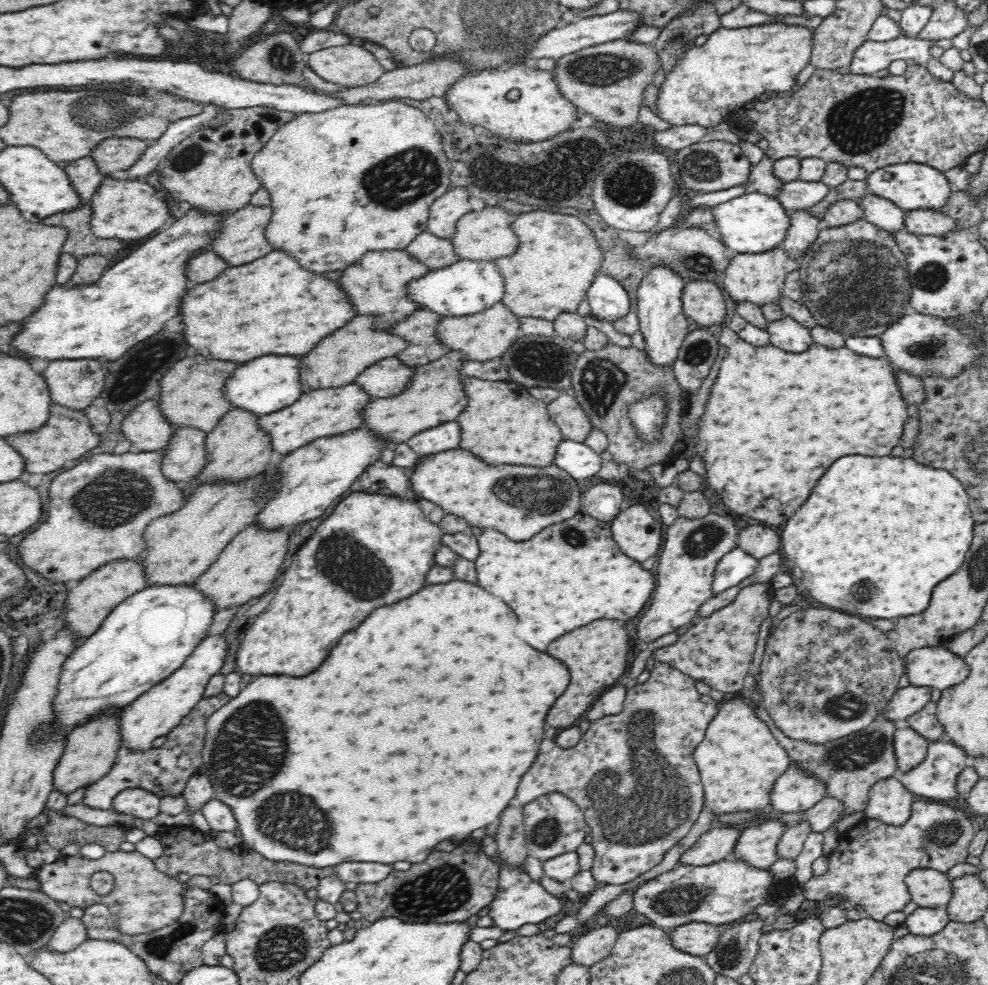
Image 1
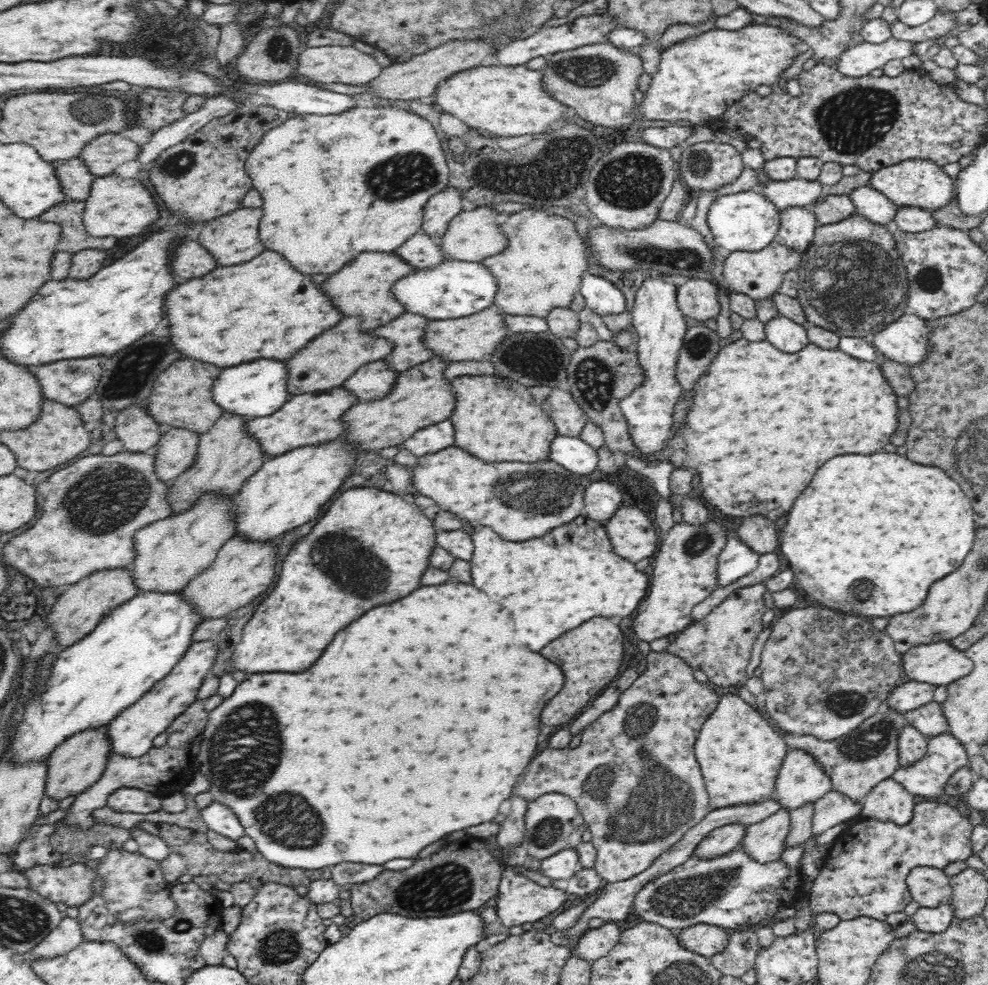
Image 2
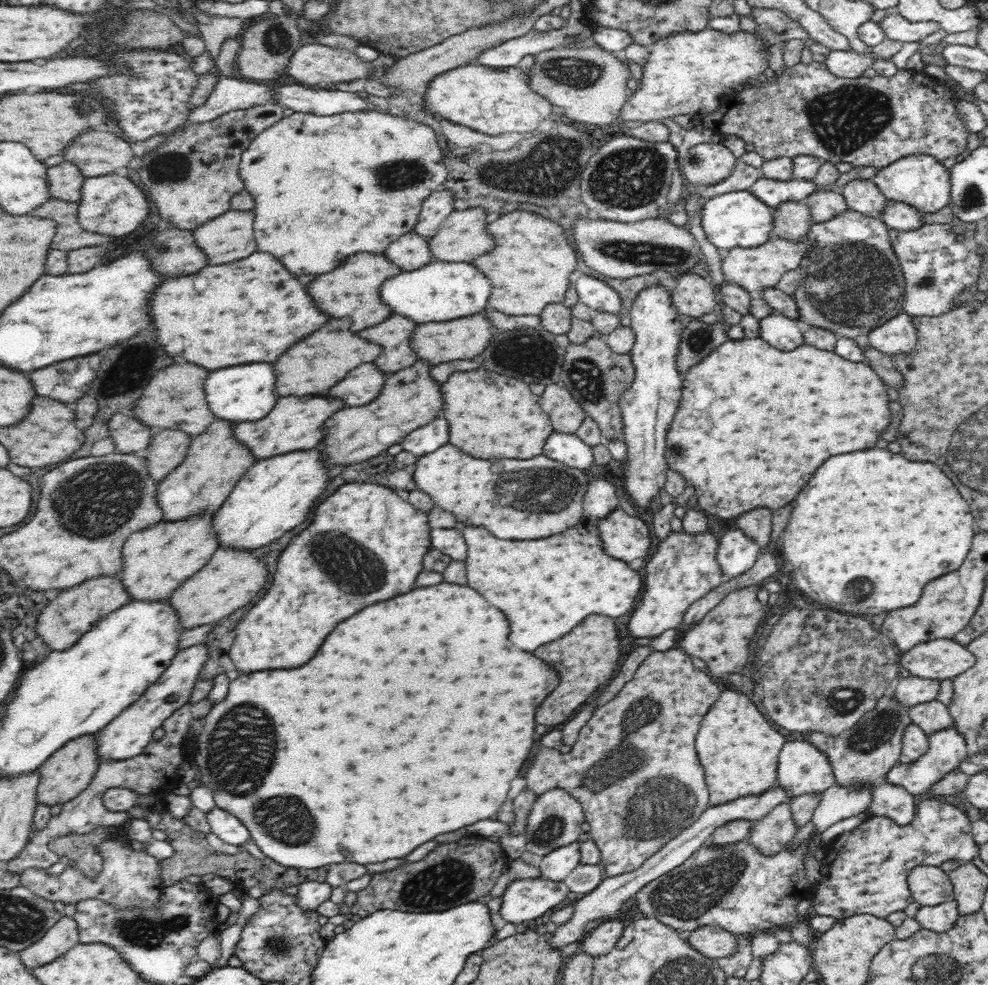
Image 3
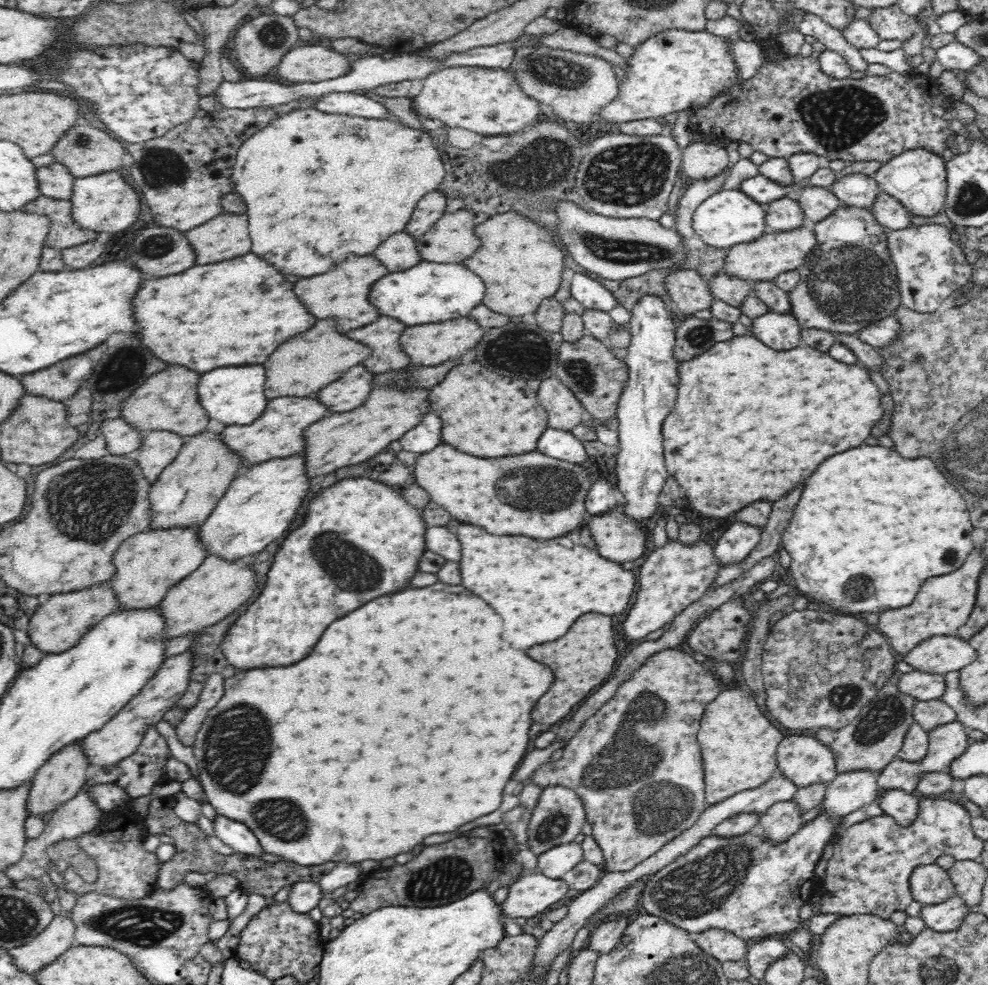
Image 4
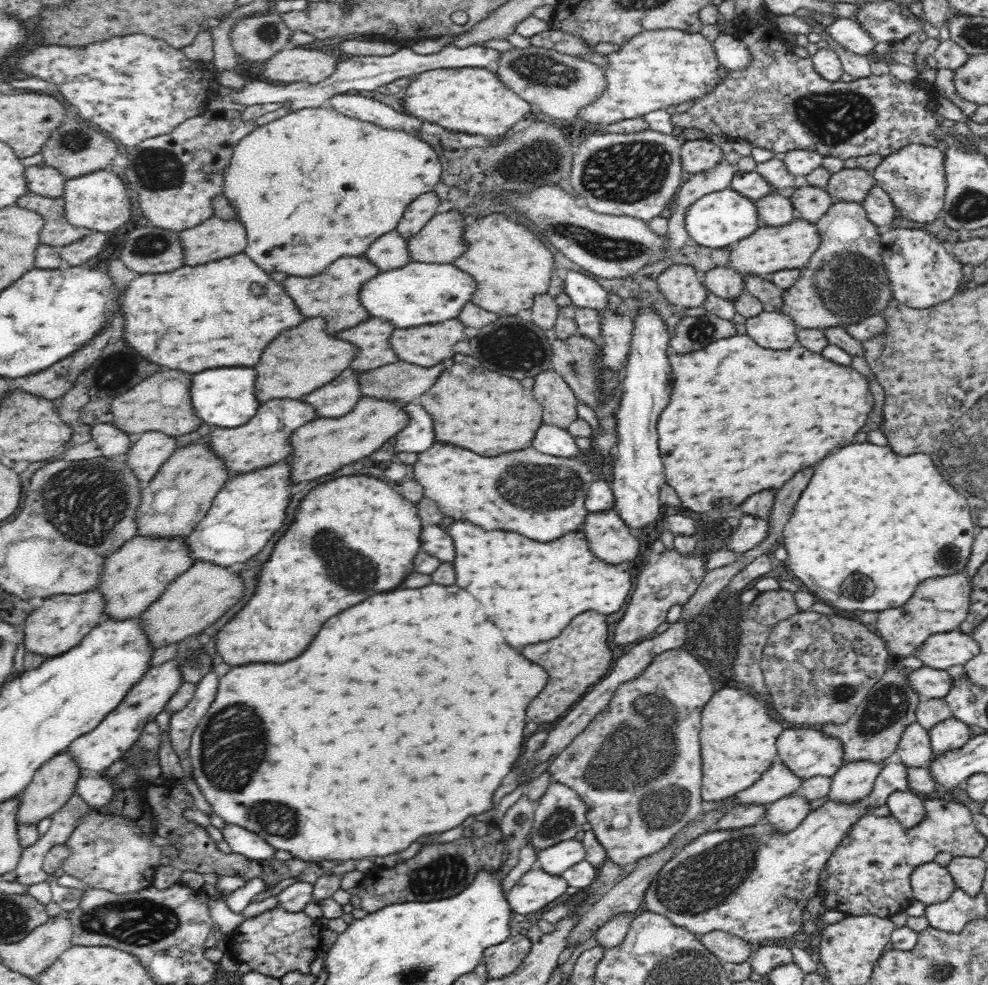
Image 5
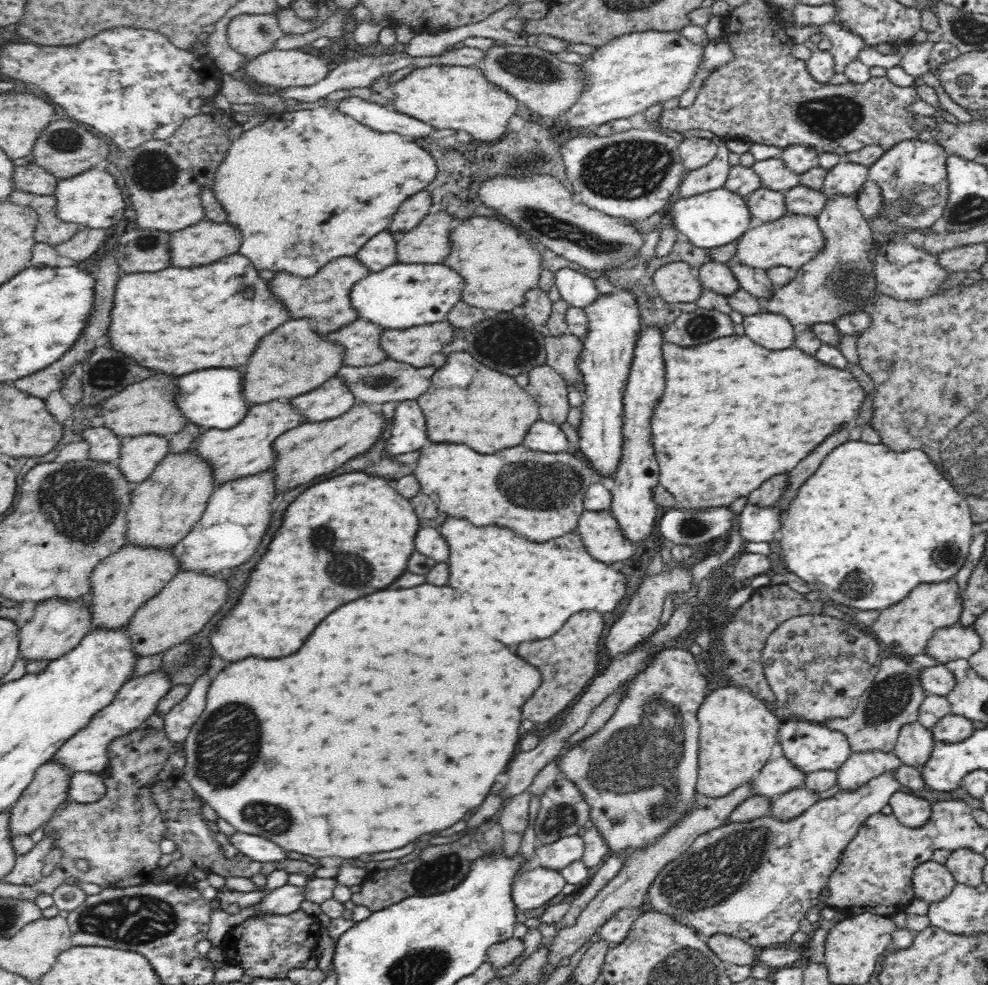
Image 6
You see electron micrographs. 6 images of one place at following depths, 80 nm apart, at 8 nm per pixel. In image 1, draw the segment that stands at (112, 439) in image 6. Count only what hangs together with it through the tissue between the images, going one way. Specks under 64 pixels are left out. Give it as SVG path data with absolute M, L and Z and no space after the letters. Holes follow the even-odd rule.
M150 399L133 408L121 422L133 450L164 451L173 439L172 423L161 411L159 399Z

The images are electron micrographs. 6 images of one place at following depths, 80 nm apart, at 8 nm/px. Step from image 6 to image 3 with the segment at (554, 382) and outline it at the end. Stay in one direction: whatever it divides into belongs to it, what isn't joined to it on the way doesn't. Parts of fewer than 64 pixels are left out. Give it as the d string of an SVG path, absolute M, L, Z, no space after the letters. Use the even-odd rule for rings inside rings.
M563 384L546 385L539 403L547 412L553 430L562 434L576 435L575 432L587 416L581 404Z

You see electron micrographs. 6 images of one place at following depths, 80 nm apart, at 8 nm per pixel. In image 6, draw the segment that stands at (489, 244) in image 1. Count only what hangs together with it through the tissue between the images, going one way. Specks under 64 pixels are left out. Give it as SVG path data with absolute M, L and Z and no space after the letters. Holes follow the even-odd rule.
M440 211L428 213L422 222L410 232L397 238L397 257L400 263L406 264L442 264L450 254L452 232L456 228L456 216Z

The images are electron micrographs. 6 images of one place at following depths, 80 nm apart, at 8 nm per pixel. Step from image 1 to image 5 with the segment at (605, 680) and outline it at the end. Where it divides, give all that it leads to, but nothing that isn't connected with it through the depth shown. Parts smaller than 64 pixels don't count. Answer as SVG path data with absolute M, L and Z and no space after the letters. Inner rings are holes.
M584 612L582 616L576 616L570 622L570 626L566 628L566 632L562 632L562 636L522 650L522 654L528 660L542 664L550 674L550 682L546 684L546 688L538 694L538 698L530 702L530 708L528 708L530 720L538 724L558 720L560 716L564 716L571 710L576 700L581 700L590 688L609 674L608 670L613 666L614 656L606 638L608 638L606 616L598 612ZM538 656L544 656L544 658L538 660Z

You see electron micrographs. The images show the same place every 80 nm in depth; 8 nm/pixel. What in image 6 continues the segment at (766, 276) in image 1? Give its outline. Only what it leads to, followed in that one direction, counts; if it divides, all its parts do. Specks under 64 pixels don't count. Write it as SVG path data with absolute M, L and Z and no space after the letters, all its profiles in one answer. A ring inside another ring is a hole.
M788 214L783 216L782 220L748 230L737 241L733 260L740 265L762 269L764 272L779 266L798 270L810 262L812 257L822 250L822 246L824 246L824 236L816 217Z

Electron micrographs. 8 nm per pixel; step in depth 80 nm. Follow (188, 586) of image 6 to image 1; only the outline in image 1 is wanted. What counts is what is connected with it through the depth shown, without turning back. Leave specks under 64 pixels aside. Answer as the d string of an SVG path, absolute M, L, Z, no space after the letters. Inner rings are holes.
M249 524L229 543L216 562L195 580L195 587L209 596L217 610L229 606L238 606L254 596L260 596L272 588L272 580L276 580L280 566L288 552L288 543L293 535L293 528L262 528L259 524Z

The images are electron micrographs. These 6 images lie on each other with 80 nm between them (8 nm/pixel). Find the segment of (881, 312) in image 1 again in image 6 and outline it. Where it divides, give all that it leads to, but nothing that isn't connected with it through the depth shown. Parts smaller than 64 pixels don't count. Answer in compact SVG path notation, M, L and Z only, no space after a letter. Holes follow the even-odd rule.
M829 198L817 216L824 236L824 246L810 262L797 270L794 280L775 288L774 300L766 300L766 310L785 316L793 325L834 323L841 316L869 311L882 295L875 282L875 251L879 232L858 208L856 198ZM872 303L872 304L868 304Z

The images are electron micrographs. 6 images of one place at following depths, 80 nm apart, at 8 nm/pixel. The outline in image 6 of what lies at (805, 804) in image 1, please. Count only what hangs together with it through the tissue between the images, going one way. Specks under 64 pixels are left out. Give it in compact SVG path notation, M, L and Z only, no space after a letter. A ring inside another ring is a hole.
M800 720L784 722L779 730L778 742L782 747L783 756L805 775L824 770L837 771L851 755L846 736L834 729L828 729L824 723Z

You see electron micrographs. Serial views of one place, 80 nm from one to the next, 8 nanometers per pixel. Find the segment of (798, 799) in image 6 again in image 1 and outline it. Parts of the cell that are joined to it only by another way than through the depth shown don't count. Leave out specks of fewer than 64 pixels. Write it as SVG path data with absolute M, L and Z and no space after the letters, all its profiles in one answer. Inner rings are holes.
M766 821L759 827L743 830L736 840L731 858L754 868L767 869L778 859L776 848L784 831L780 821Z

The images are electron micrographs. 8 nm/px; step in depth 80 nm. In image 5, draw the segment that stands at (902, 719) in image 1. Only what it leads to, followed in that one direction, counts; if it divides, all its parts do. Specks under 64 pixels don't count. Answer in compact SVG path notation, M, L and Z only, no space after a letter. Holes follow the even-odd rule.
M918 668L908 671L909 688L918 693L920 699L944 699L952 689L953 680L946 670Z

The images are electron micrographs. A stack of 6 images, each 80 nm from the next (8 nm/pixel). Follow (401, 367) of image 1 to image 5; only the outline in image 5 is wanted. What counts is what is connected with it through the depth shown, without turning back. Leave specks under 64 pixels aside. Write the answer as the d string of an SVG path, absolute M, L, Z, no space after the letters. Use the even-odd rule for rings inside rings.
M348 367L340 376L313 390L302 399L311 404L324 418L338 418L350 412L363 397L359 381L360 371Z

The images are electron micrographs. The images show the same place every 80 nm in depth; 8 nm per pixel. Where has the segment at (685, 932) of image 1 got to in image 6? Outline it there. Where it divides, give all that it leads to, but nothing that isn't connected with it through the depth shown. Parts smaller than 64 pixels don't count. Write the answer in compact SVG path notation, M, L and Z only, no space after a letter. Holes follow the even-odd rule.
M722 933L712 934L712 936L708 936L706 944L725 964L754 965L757 958L752 946L734 936Z

